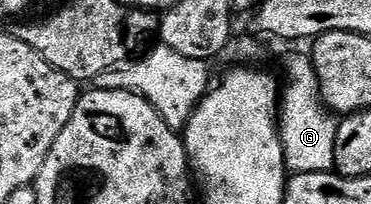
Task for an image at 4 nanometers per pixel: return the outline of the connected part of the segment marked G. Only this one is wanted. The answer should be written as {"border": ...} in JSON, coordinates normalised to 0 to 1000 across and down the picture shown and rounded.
{"border":[[[795,265],[774,304],[774,402],[768,382],[768,417],[757,441],[757,495],[752,505],[752,681],[763,711],[763,779],[774,809],[776,838],[784,853],[841,853],[844,843],[865,843],[879,853],[884,843],[900,838],[903,824],[903,711],[908,706],[908,627],[914,623],[914,598],[908,593],[906,564],[895,544],[884,539],[879,520],[871,515],[871,475],[860,461],[860,397],[854,392],[854,353],[849,348],[846,299],[836,279],[827,284],[817,265]]]}

